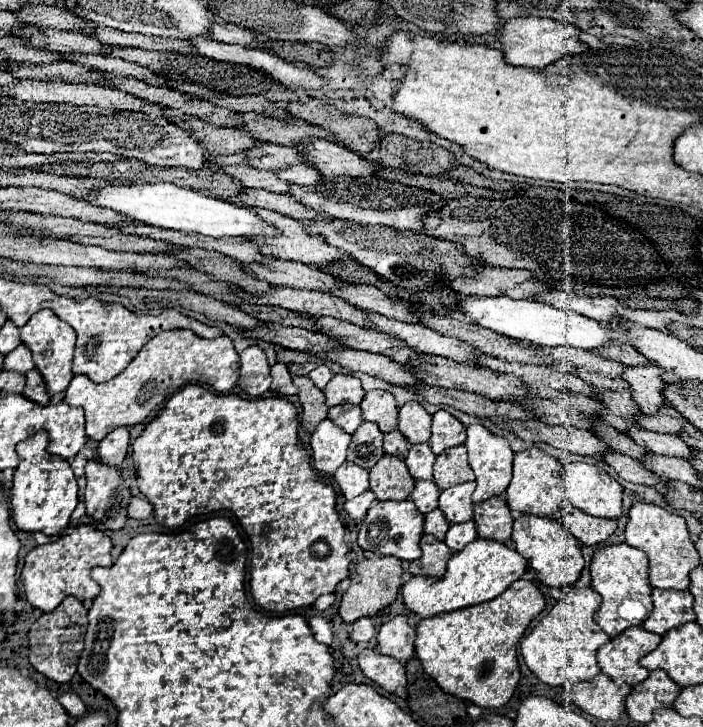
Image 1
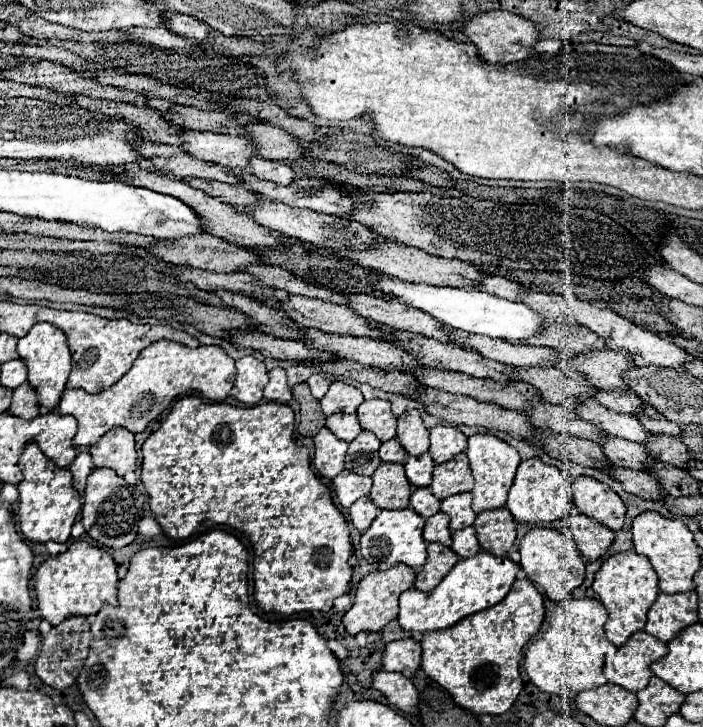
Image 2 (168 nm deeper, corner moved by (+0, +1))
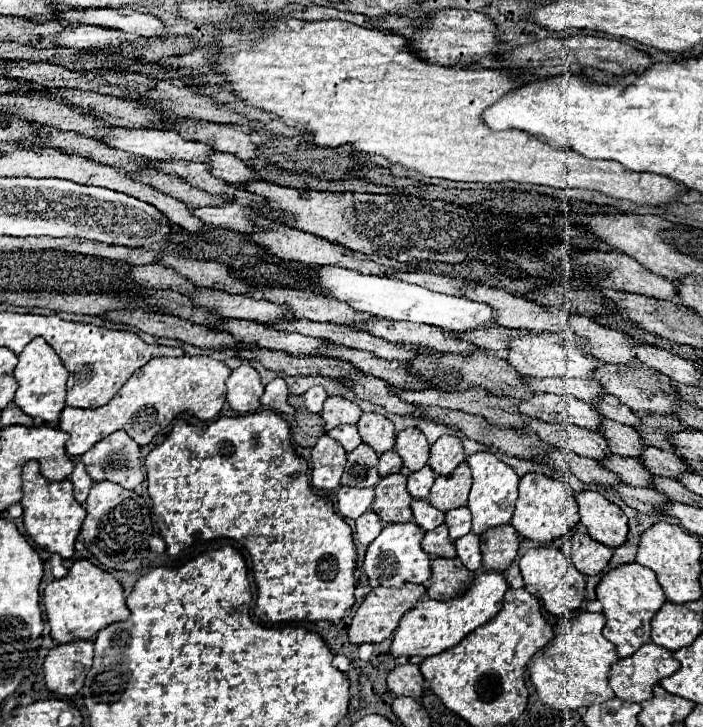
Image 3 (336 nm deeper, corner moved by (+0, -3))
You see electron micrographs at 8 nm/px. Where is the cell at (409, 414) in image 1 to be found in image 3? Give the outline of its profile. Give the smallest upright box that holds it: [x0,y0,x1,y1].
[395,428,429,472]

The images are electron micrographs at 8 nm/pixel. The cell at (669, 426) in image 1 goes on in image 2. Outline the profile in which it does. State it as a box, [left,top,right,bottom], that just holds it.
[595,390,647,416]

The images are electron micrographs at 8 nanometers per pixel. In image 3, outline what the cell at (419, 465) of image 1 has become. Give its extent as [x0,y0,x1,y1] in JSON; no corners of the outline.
[407,466,435,500]

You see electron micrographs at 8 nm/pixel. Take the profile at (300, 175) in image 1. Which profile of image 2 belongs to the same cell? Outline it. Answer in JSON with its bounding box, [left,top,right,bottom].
[249,158,295,186]

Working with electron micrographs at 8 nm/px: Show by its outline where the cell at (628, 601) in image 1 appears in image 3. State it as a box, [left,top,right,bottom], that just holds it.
[597,562,667,658]

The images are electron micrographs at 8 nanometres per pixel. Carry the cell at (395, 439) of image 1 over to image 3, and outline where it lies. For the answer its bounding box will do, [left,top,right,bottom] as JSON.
[377,450,401,476]

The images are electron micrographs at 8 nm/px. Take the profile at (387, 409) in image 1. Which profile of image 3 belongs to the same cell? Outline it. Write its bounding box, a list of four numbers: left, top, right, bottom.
[357,412,395,456]

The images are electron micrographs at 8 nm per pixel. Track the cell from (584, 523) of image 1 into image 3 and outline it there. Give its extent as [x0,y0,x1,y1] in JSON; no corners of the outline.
[571,532,613,576]

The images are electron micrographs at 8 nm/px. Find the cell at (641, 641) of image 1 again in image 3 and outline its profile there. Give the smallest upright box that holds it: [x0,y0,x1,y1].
[611,642,679,702]

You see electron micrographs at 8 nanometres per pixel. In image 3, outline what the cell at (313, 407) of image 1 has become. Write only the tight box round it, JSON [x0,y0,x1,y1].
[289,396,325,448]

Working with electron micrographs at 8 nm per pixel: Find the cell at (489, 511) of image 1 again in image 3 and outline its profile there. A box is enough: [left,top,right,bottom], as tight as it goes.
[481,524,519,572]

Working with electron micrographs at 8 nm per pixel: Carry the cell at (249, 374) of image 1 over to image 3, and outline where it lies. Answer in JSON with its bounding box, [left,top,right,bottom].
[227,362,263,414]

